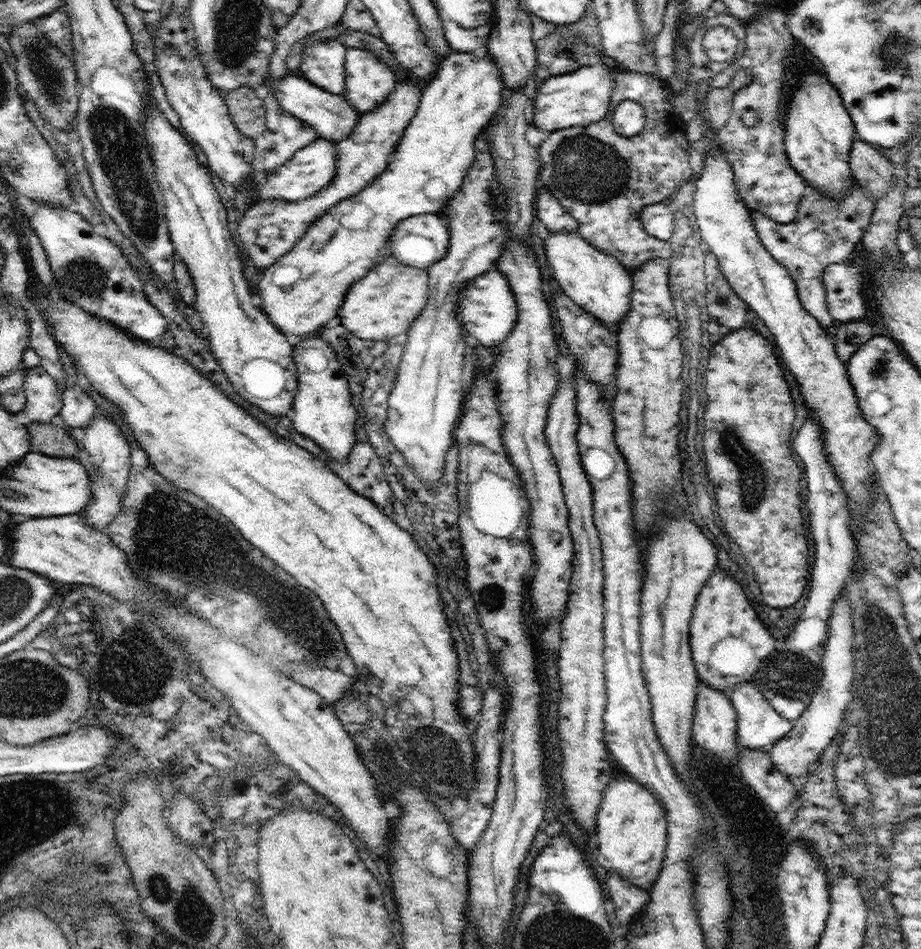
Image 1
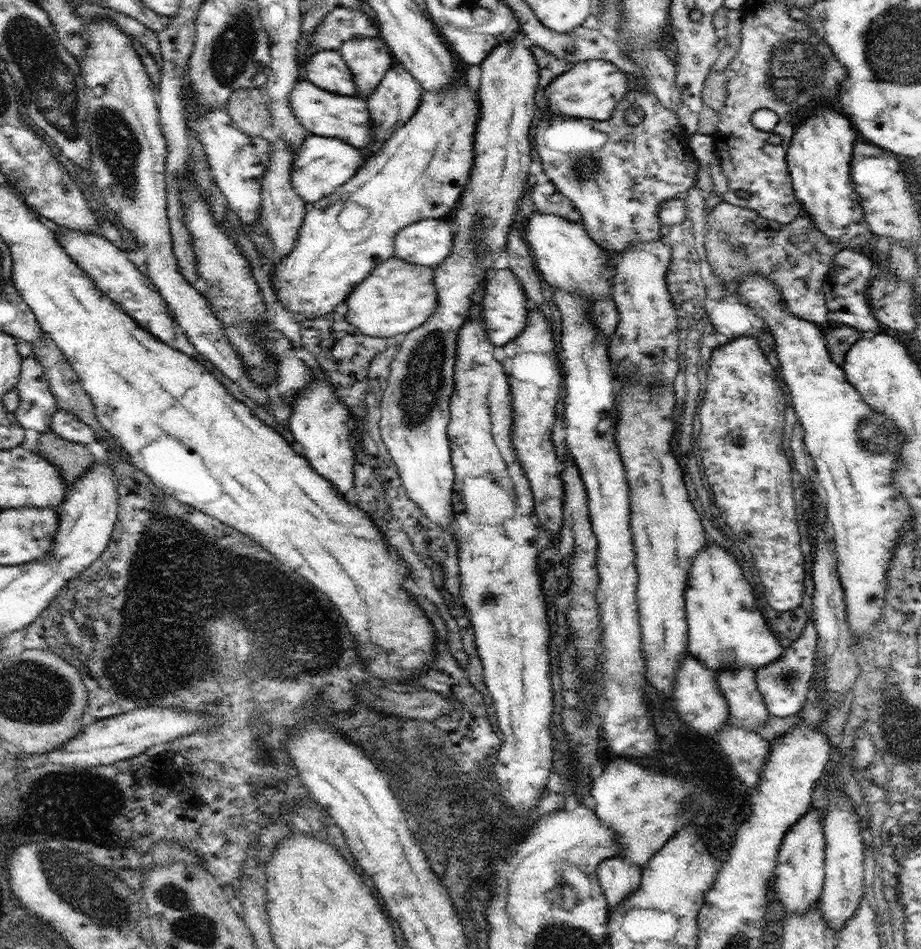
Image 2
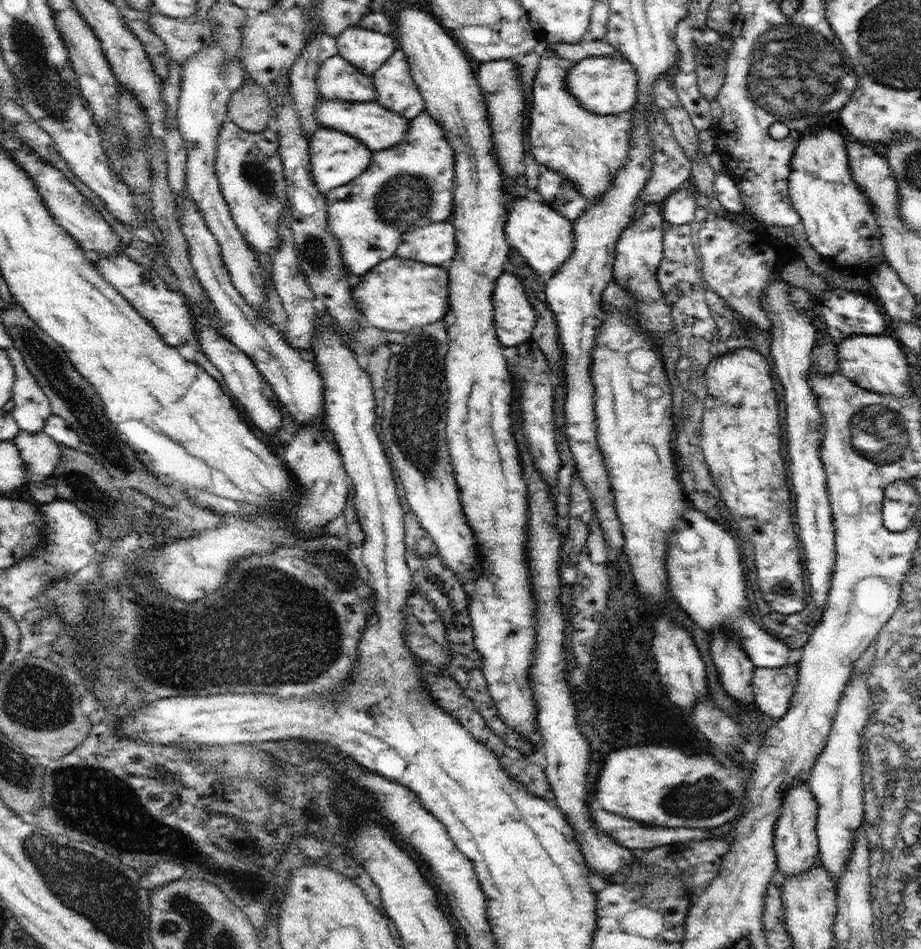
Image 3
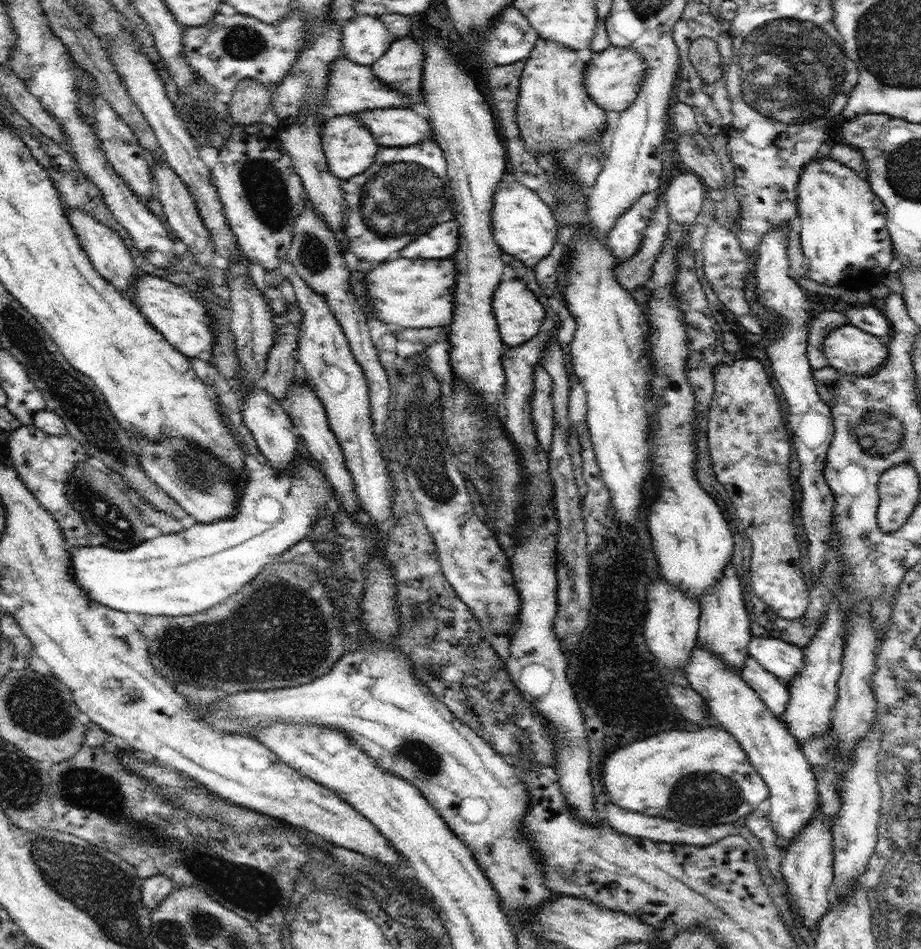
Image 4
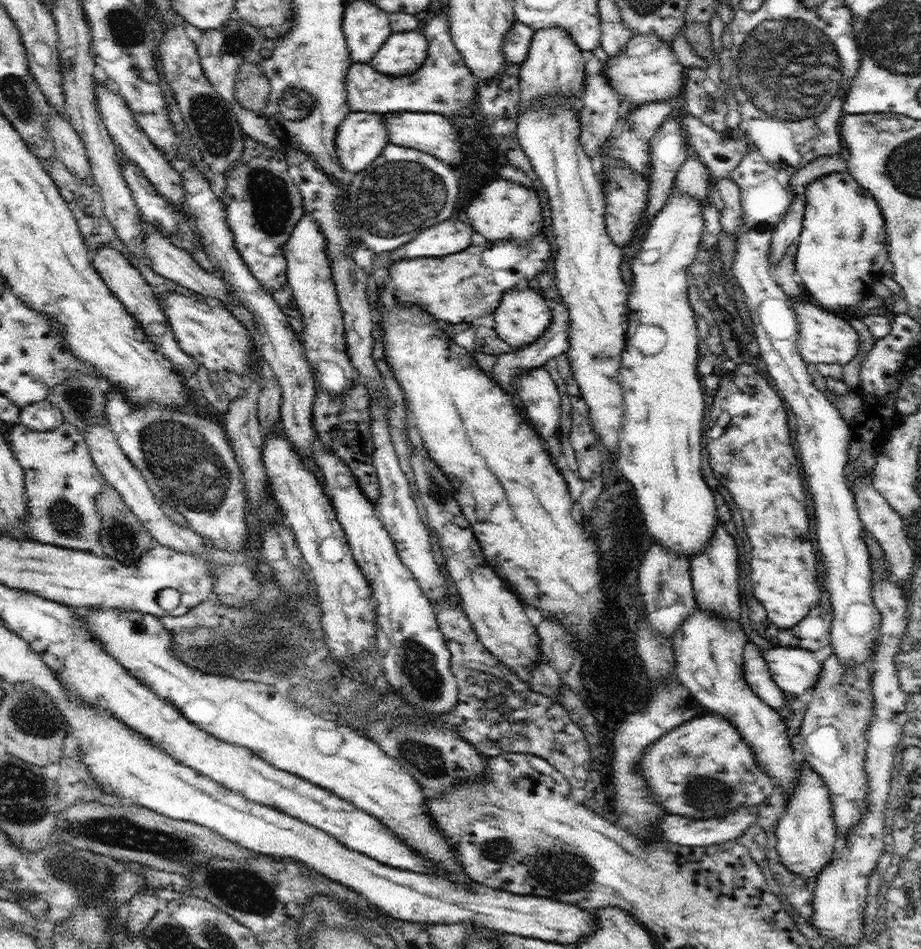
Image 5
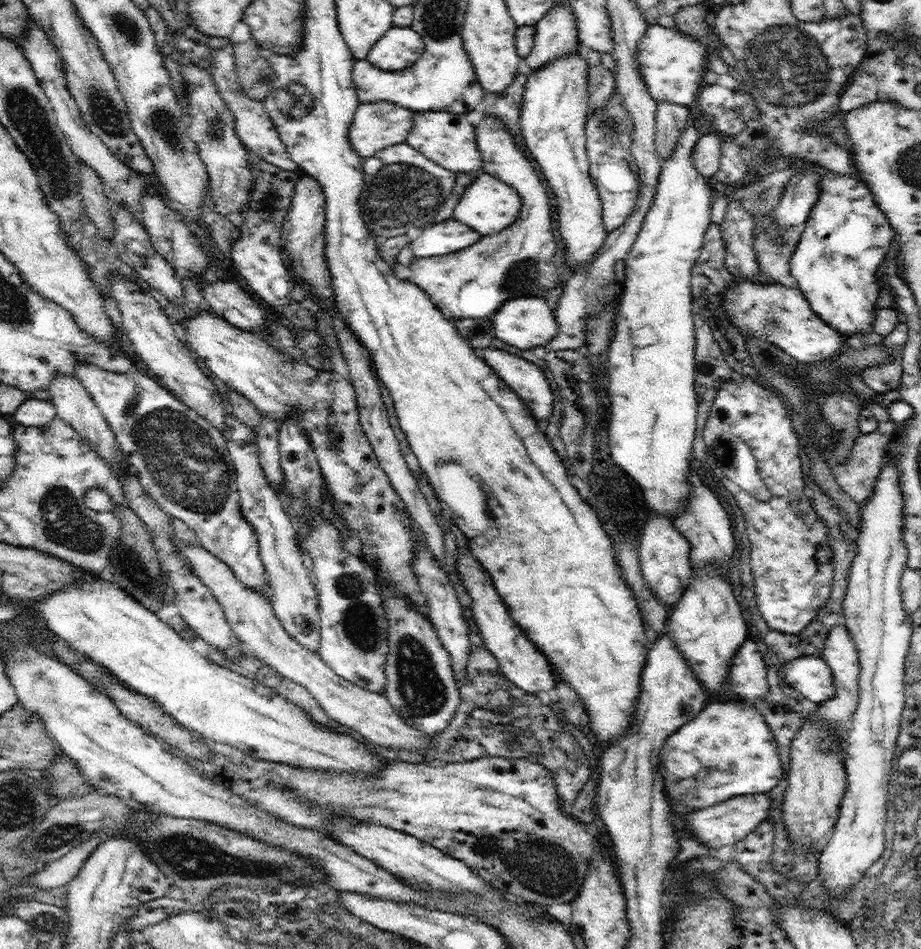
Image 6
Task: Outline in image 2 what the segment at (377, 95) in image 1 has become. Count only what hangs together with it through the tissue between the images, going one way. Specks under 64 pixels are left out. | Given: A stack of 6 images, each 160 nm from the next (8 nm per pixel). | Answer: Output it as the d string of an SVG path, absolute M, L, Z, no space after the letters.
M350 38L339 51L352 71L357 96L368 101L384 75L394 65L393 55L382 38Z

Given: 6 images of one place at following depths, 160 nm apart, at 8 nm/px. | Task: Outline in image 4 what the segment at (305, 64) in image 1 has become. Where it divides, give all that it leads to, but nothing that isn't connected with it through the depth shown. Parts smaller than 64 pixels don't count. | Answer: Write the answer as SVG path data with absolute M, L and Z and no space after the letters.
M342 56L333 60L328 73L327 91L325 92L328 105L327 118L342 115L354 115L355 112L374 110L376 108L411 108L412 104L405 94L401 94L385 85L374 73L370 66L356 64L348 57Z

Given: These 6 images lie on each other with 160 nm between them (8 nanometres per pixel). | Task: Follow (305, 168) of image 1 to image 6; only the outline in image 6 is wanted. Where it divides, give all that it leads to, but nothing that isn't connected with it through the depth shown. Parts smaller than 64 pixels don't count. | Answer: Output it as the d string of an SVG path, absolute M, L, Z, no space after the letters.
M380 100L372 103L359 104L355 112L352 124L349 128L349 141L357 155L364 159L374 156L376 151L404 143L413 123L411 109L400 107L396 102Z

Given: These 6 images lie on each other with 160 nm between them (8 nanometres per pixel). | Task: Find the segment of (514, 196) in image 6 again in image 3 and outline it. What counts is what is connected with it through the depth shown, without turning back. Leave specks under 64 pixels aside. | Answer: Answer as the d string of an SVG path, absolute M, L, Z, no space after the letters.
M527 197L514 200L508 206L504 225L506 240L526 259L526 262L541 276L556 274L570 258L575 248L574 222L552 210L544 201L530 201Z

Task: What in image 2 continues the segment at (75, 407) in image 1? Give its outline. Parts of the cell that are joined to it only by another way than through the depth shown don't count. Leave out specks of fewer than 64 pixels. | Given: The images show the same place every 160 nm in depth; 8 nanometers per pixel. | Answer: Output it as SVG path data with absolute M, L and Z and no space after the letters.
M58 409L54 413L51 430L68 442L76 442L76 444L84 444L84 446L96 440L91 426L74 416L73 412L64 409Z

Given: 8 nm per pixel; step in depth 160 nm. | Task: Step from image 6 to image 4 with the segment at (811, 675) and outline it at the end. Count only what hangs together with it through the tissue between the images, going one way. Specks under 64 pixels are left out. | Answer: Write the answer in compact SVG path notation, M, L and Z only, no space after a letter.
M752 637L749 656L756 659L768 672L786 686L804 666L804 649L774 637Z

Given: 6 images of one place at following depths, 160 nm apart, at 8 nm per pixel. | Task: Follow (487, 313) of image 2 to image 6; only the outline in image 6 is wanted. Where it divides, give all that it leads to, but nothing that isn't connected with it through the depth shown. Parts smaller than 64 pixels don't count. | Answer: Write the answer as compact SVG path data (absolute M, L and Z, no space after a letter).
M540 296L507 300L506 304L492 316L494 332L498 339L507 345L520 348L520 350L534 347L544 348L548 342L552 342L558 334L558 323L556 323L556 315L554 315L554 305L546 304L546 302L547 299Z

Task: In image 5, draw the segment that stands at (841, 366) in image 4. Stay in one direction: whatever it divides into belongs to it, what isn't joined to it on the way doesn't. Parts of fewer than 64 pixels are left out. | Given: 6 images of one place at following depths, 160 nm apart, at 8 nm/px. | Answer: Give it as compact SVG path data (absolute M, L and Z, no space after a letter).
M792 298L792 300L792 308L796 312L800 328L796 347L806 362L815 365L820 364L820 362L827 362L828 364L834 363L844 366L858 354L860 338L846 318L840 318L828 310L817 308L810 302L801 300L801 298Z

